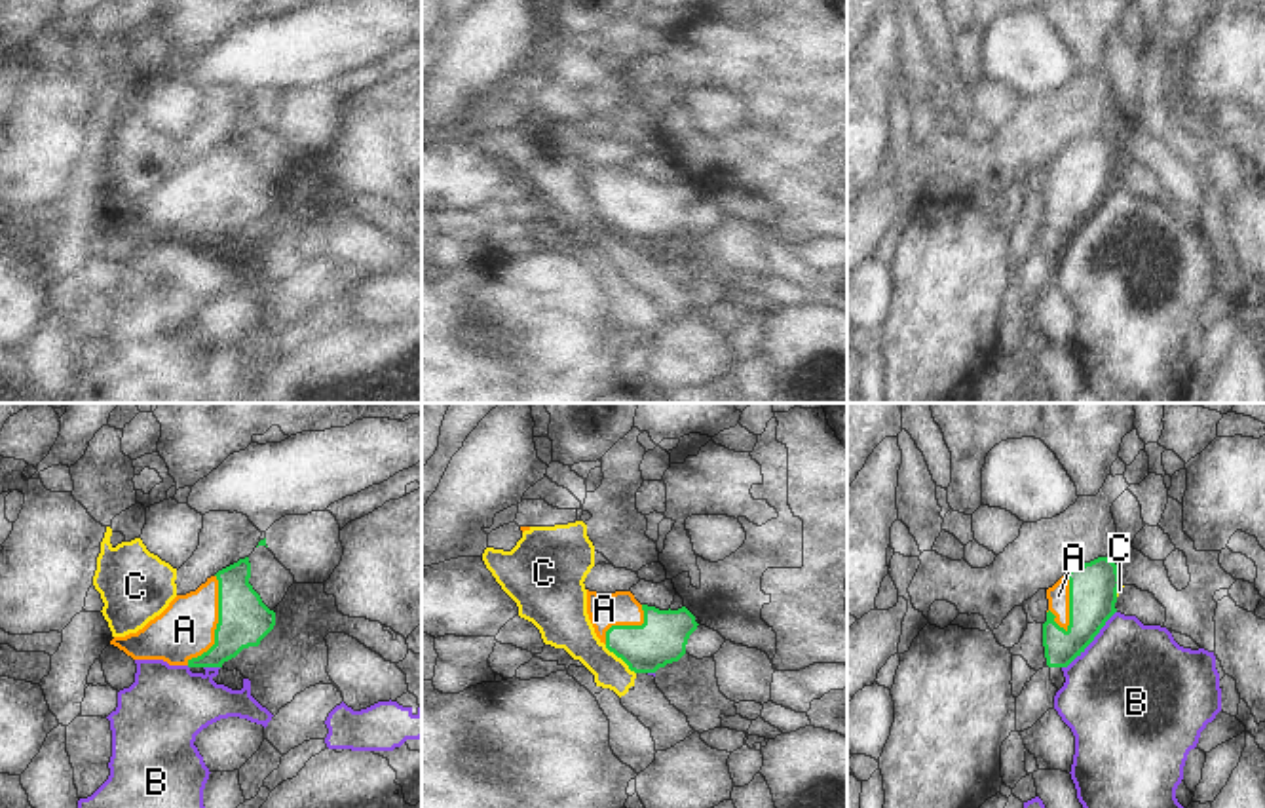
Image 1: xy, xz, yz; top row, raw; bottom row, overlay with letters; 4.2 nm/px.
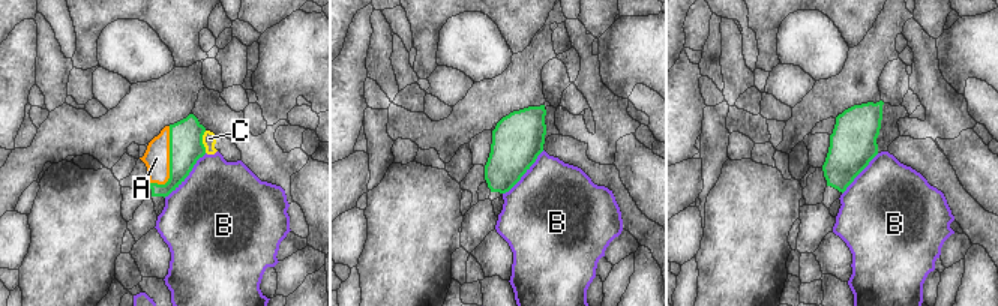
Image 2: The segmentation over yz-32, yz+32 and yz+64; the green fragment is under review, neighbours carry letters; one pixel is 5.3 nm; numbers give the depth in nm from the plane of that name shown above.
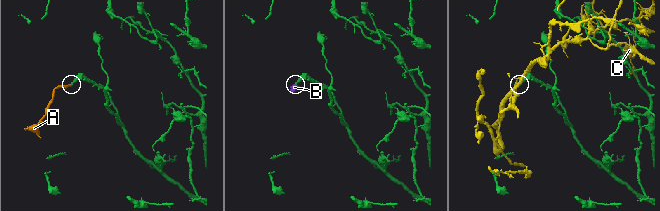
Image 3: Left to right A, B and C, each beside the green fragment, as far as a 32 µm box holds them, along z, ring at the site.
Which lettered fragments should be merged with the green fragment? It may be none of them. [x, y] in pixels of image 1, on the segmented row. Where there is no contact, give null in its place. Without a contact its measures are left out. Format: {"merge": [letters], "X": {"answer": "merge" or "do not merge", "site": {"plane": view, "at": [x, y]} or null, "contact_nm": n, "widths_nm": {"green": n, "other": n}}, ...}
{"merge": ["A"], "A": {"answer": "merge", "site": {"plane": "xy", "at": [219, 622]}, "contact_nm": 400, "widths_nm": {"green": 220, "other": 240}}, "B": {"answer": "do not merge", "site": {"plane": "yz", "at": [1091, 641]}, "contact_nm": 340, "widths_nm": {"green": 200, "other": 500}}, "C": {"answer": "do not merge", "site": {"plane": "xz", "at": [620, 656]}, "contact_nm": 180, "widths_nm": {"green": 220, "other": 180}}}

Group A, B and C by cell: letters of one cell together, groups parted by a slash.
A / B / C

